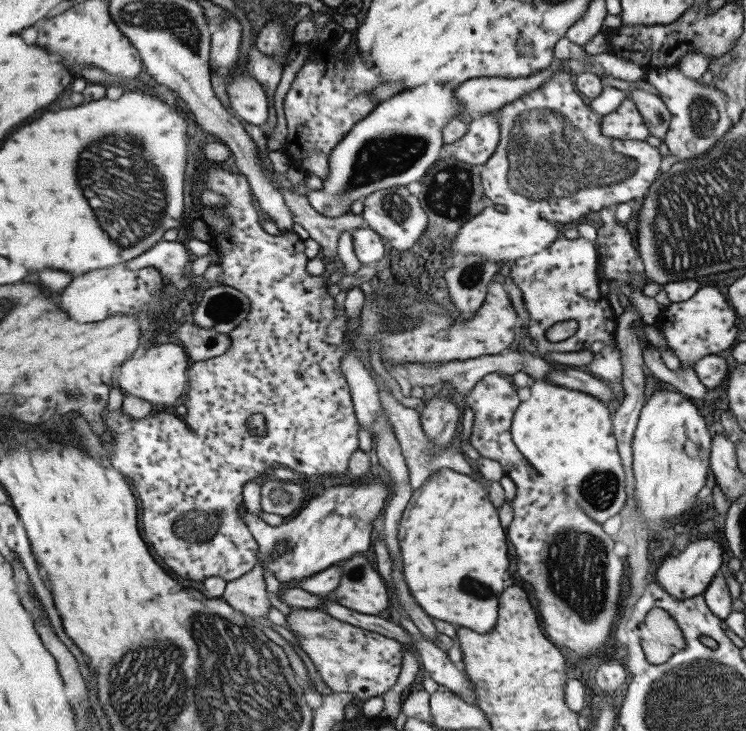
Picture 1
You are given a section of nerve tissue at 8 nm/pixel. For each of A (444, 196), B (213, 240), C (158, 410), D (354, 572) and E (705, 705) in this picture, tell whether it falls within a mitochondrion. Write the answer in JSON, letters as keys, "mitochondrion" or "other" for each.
{"A":"mitochondrion","B":"other","C":"other","D":"mitochondrion","E":"mitochondrion"}

